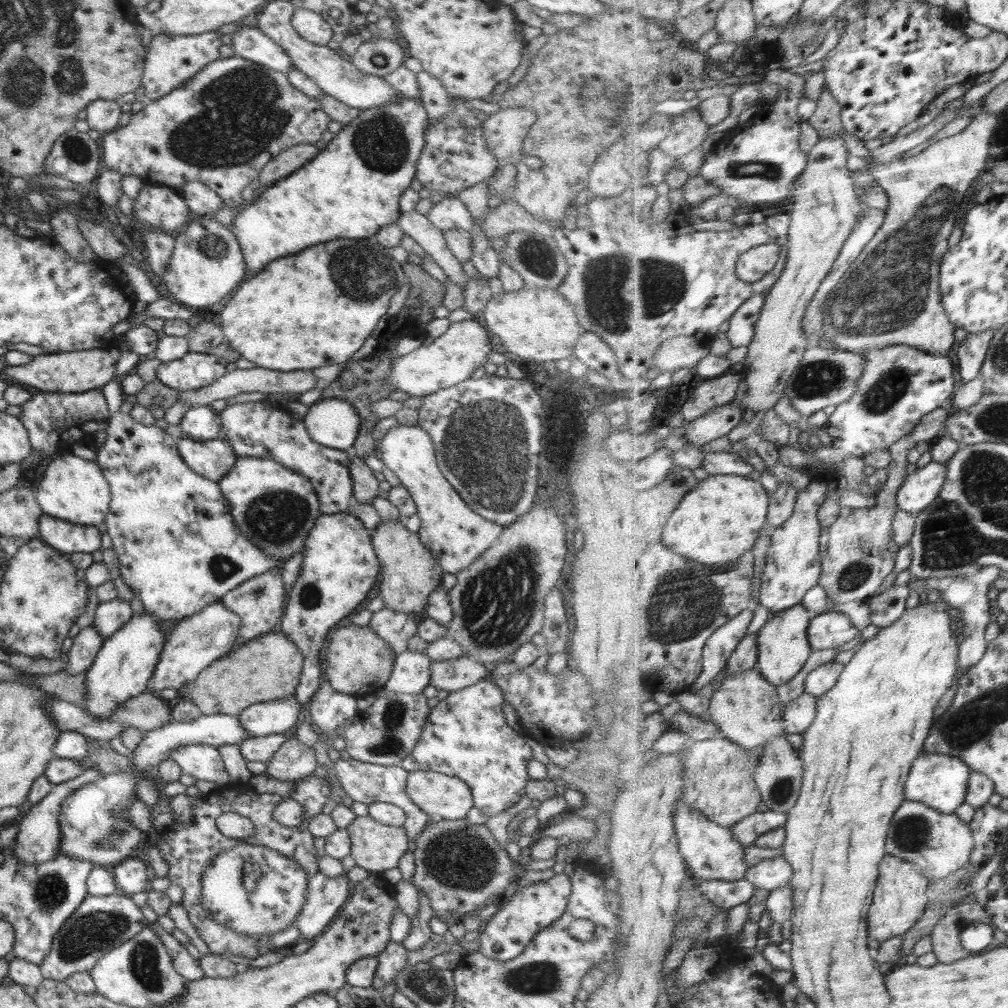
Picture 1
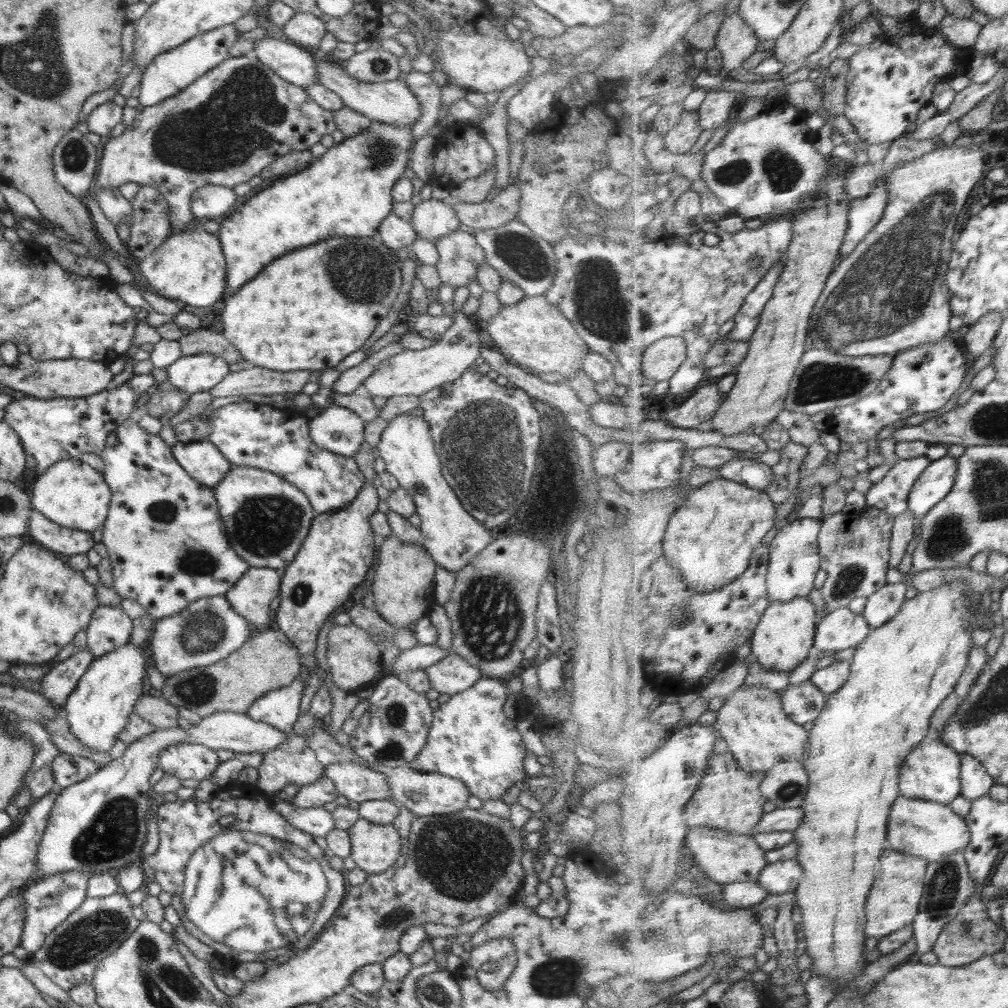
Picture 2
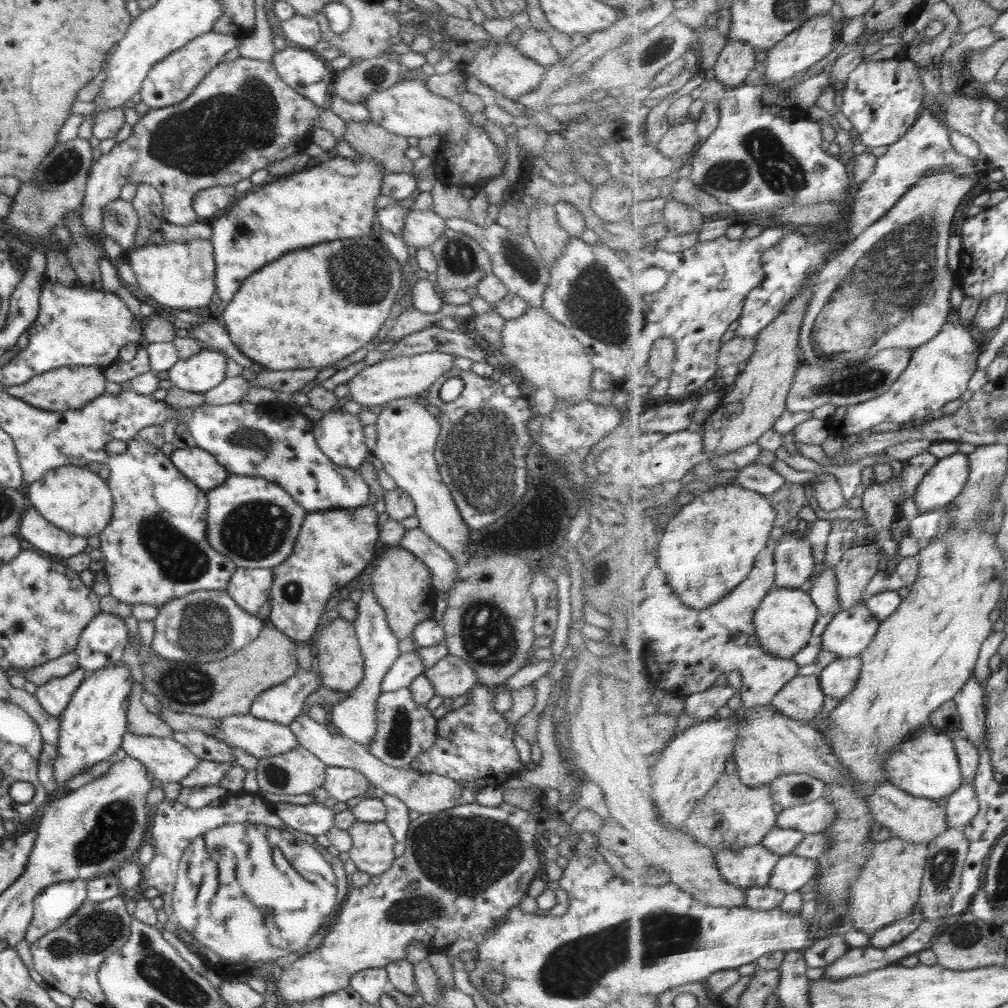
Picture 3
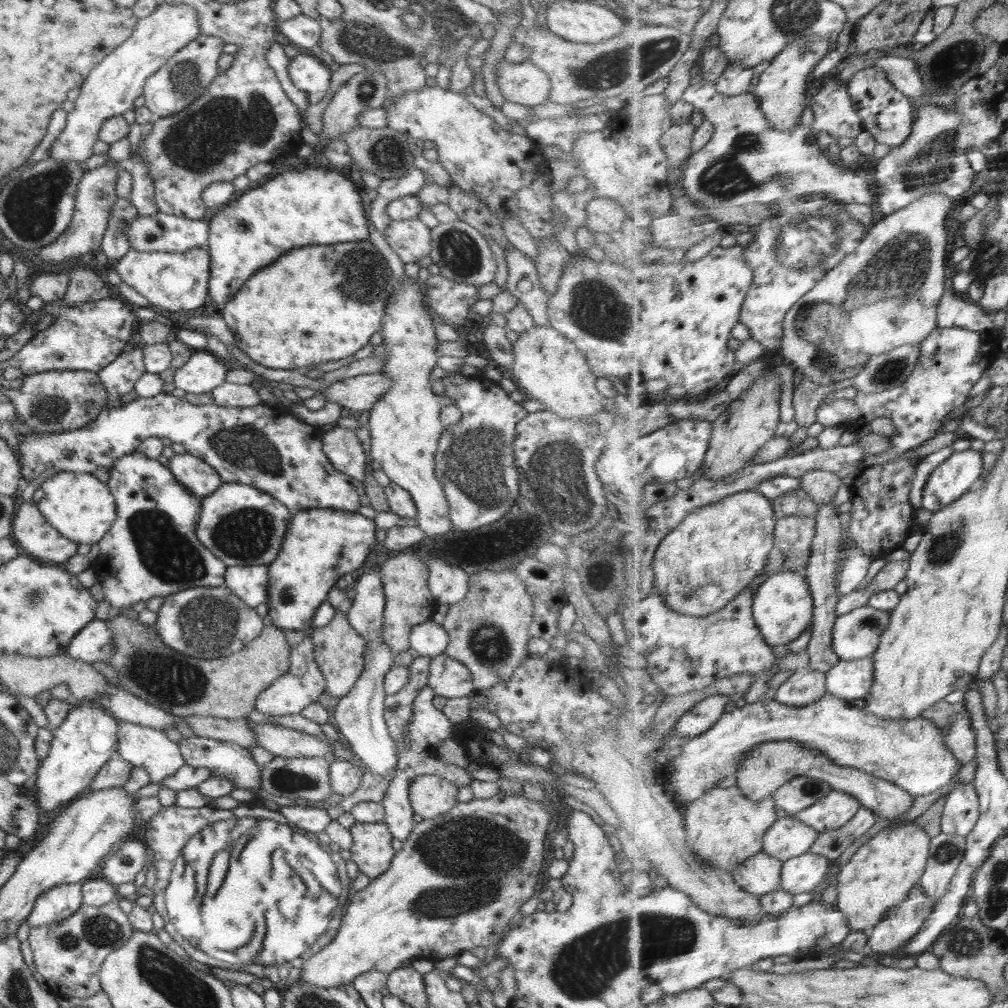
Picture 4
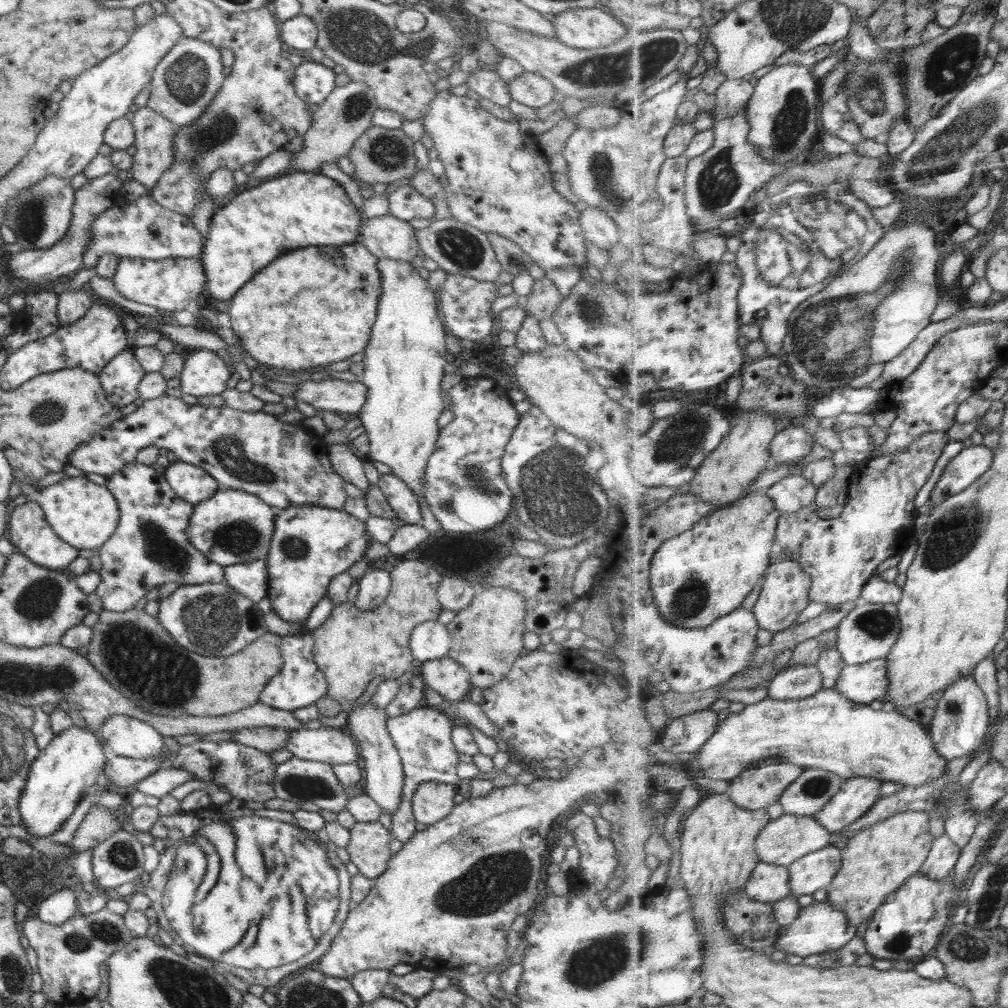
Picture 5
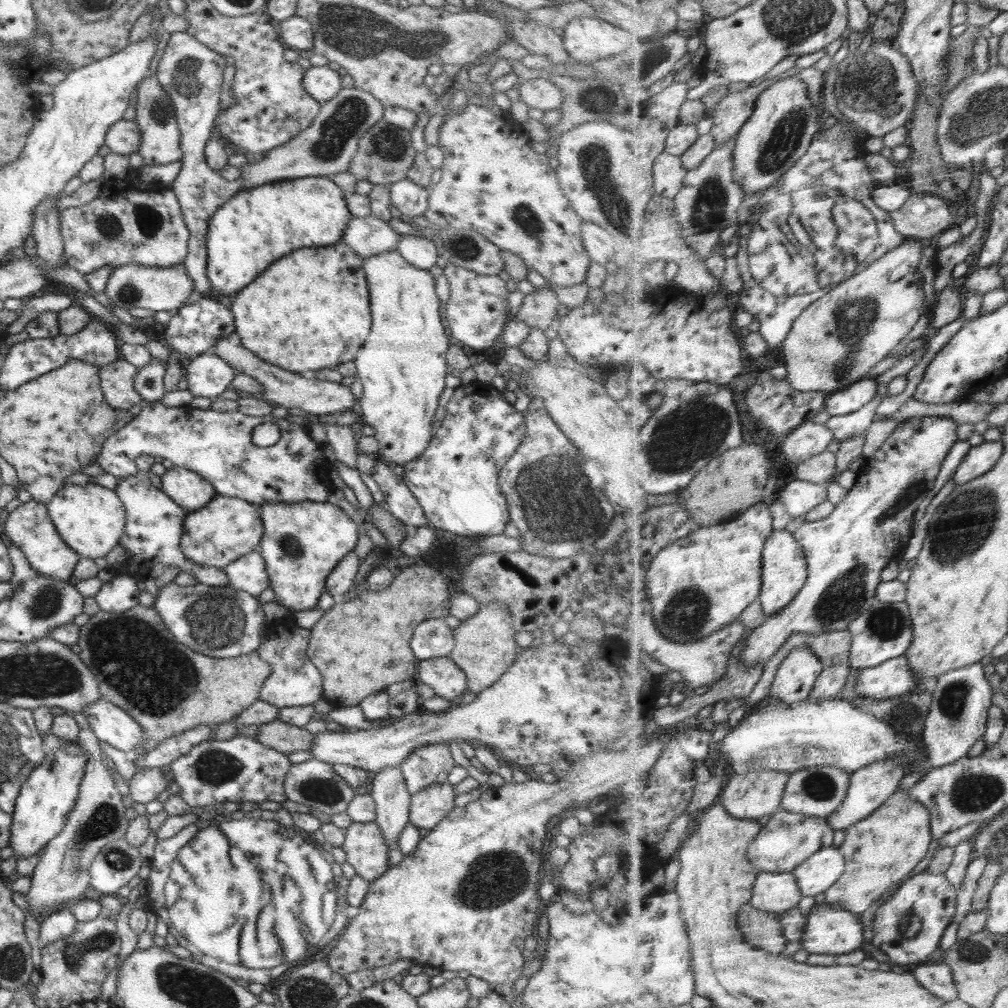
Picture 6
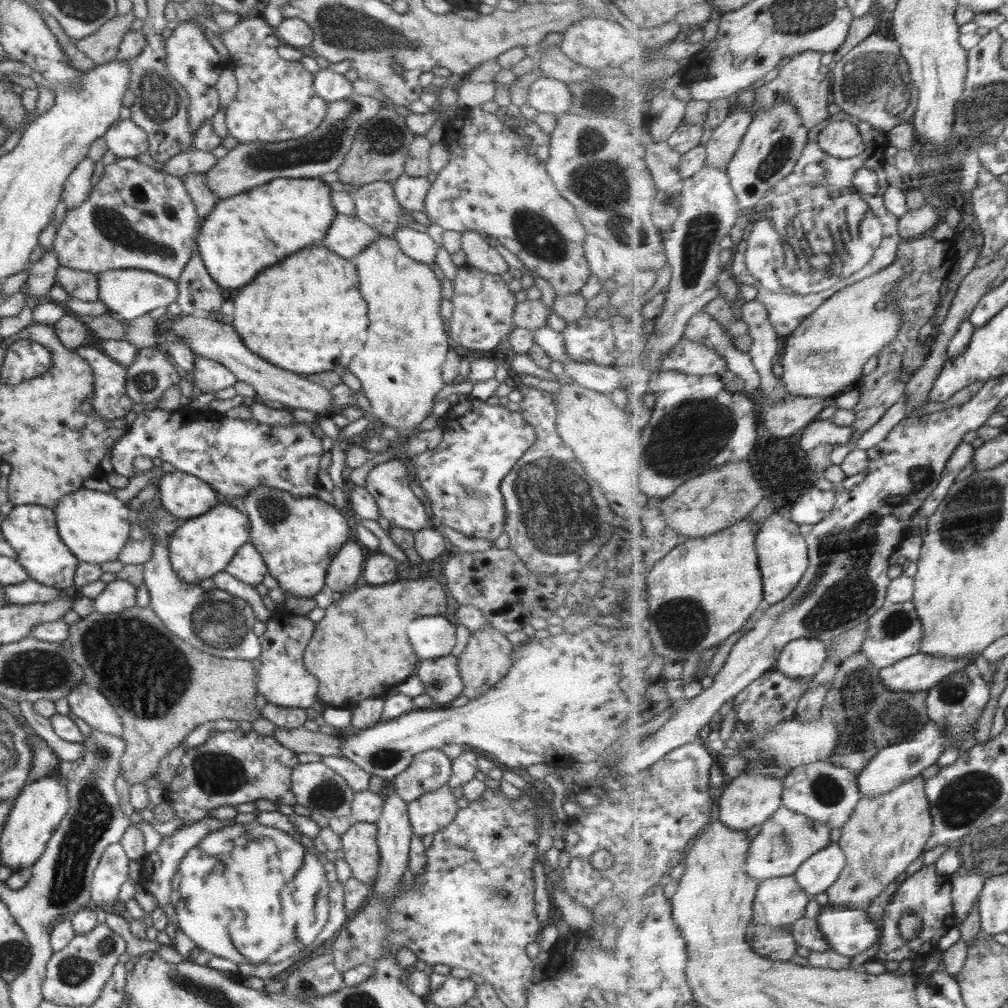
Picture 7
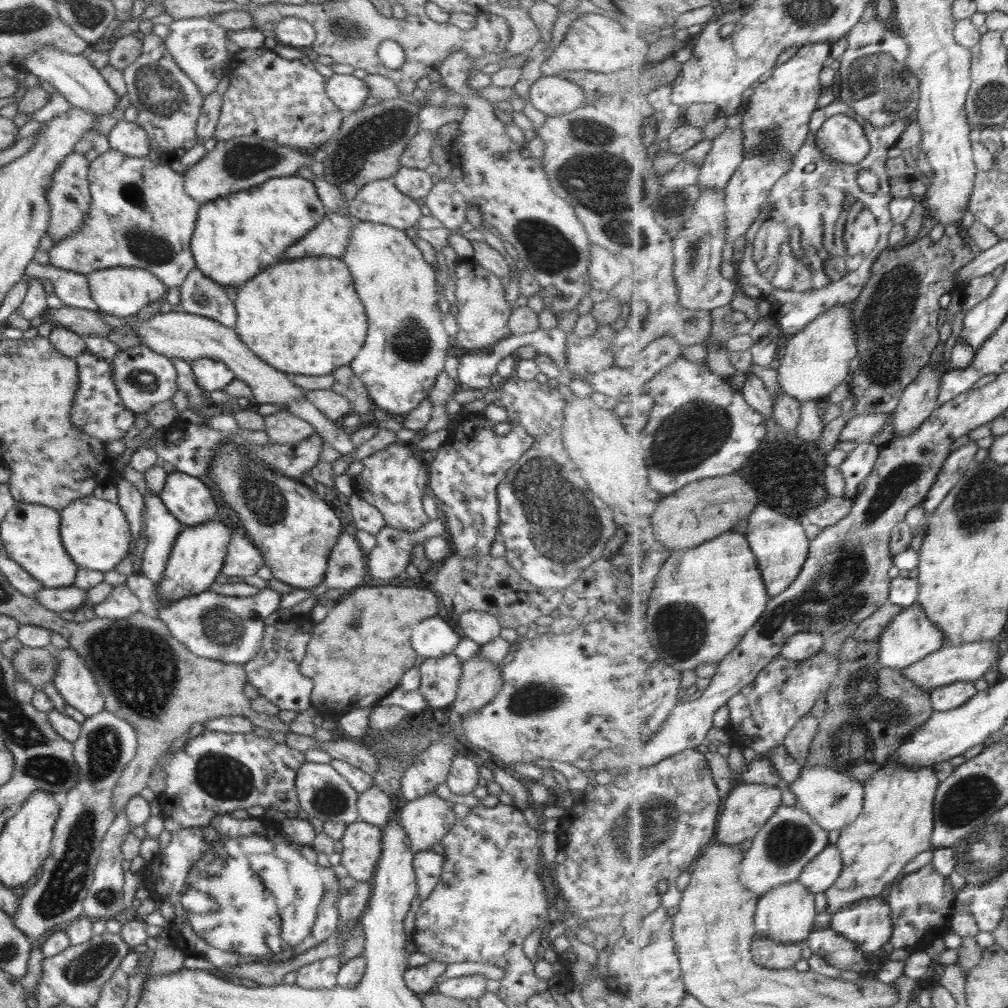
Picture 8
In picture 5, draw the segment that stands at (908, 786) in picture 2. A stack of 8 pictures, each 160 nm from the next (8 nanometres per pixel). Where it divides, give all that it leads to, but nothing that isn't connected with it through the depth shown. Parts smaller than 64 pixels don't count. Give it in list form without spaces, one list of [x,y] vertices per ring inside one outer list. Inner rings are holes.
[[[837,689],[824,690],[806,699],[794,699],[791,701],[776,700],[769,696],[763,701],[746,706],[743,711],[737,713],[731,713],[726,720],[724,720],[720,726],[718,732],[712,736],[711,740],[708,740],[708,744],[702,751],[698,752],[697,761],[700,768],[705,773],[706,777],[712,779],[722,779],[728,782],[738,779],[743,772],[750,770],[758,766],[760,763],[766,763],[768,760],[780,759],[790,763],[799,764],[803,767],[811,769],[812,767],[820,767],[832,772],[836,772],[840,776],[847,779],[854,778],[856,776],[875,776],[880,780],[900,782],[907,785],[922,786],[924,784],[930,784],[933,780],[942,778],[948,772],[948,760],[943,758],[939,750],[936,749],[935,741],[932,738],[933,734],[931,729],[924,726],[921,722],[912,720],[909,716],[902,714],[898,710],[892,708],[883,708],[880,710],[874,710],[872,706],[866,703],[859,703],[851,698],[848,698],[844,693],[840,693]]]

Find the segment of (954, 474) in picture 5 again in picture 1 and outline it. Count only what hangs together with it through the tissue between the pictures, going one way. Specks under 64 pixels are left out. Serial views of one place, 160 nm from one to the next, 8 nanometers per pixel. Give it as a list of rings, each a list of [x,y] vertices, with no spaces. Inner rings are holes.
[[[932,461],[915,472],[897,494],[899,505],[906,512],[921,513],[940,496],[948,480],[947,463]]]

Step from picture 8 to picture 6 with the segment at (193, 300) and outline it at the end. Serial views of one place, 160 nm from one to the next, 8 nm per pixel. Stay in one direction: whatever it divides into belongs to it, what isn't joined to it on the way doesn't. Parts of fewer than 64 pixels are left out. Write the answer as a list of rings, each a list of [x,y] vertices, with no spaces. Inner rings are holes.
[[[187,31],[174,32],[166,42],[163,51],[157,57],[156,78],[167,90],[171,98],[174,116],[181,133],[180,146],[183,155],[182,170],[172,184],[172,191],[178,198],[184,222],[189,230],[188,253],[183,261],[186,274],[192,279],[195,297],[200,298],[211,282],[207,277],[207,234],[208,221],[228,200],[246,189],[244,179],[224,179],[219,173],[210,169],[205,162],[204,149],[212,139],[212,127],[221,110],[221,88],[223,72],[227,67],[225,55],[214,52],[207,45],[202,44]]]

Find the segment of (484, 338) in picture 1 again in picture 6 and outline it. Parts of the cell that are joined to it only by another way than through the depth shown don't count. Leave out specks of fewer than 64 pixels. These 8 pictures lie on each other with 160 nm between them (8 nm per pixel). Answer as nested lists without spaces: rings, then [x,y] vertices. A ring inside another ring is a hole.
[[[223,336],[216,341],[213,354],[220,356],[234,370],[242,374],[248,374],[255,378],[262,386],[264,391],[262,397],[271,405],[279,405],[285,409],[299,408],[310,414],[324,416],[326,414],[338,415],[344,411],[357,409],[358,402],[352,395],[349,387],[341,383],[333,383],[327,380],[318,380],[312,374],[301,374],[290,372],[280,368],[275,364],[270,364],[265,360],[258,358],[253,352],[244,348],[241,344],[231,344],[228,341],[229,336]]]

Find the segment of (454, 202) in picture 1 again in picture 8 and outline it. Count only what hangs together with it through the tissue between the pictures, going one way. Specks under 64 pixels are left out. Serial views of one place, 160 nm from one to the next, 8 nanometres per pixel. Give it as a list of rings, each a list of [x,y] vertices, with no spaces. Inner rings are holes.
[[[325,211],[324,218],[302,240],[286,249],[282,260],[311,256],[342,259],[352,227],[357,220],[346,218],[342,212]]]

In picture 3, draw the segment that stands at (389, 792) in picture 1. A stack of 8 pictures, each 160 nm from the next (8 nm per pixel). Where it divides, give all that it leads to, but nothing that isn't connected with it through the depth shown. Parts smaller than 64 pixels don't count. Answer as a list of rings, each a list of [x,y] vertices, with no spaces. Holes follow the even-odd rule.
[[[326,767],[325,781],[322,787],[329,796],[340,802],[346,802],[356,796],[364,796],[368,790],[369,780],[351,768]]]

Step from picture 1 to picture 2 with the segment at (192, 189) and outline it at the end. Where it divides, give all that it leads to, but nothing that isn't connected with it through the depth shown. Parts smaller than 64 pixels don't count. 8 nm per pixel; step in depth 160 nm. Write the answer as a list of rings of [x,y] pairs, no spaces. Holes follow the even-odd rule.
[[[208,184],[192,194],[190,211],[194,217],[221,219],[236,207],[237,201],[237,195],[232,189]]]

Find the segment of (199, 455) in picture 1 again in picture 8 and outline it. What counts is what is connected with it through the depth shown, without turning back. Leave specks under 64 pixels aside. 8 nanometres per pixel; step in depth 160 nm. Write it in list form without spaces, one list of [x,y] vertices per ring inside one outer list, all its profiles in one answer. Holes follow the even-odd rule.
[[[175,470],[167,475],[159,497],[168,512],[184,526],[216,519],[216,502],[208,484],[198,477]]]

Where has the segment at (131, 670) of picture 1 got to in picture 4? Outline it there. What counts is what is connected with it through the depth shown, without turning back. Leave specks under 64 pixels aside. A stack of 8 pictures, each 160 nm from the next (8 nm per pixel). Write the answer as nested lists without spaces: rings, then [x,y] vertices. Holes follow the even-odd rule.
[[[78,700],[75,708],[68,711],[63,723],[52,728],[53,740],[48,755],[37,768],[35,797],[41,814],[66,806],[71,800],[89,792],[93,776],[117,754],[118,723],[104,707],[94,701]]]

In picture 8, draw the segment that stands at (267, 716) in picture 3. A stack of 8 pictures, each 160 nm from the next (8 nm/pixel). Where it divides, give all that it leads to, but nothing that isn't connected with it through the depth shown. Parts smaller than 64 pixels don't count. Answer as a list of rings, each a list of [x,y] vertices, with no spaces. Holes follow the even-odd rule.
[[[274,623],[265,626],[263,644],[259,654],[242,666],[247,676],[247,682],[258,690],[259,694],[267,698],[281,710],[307,711],[311,706],[312,680],[300,673],[300,664],[306,655],[308,642],[312,632],[300,632],[292,624]]]

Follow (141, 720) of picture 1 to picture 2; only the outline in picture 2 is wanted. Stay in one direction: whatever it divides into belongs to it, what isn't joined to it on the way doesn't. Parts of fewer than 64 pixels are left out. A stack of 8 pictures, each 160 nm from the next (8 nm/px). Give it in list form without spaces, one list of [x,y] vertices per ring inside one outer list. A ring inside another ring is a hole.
[[[142,695],[133,712],[158,729],[171,729],[179,726],[177,708],[161,697]]]

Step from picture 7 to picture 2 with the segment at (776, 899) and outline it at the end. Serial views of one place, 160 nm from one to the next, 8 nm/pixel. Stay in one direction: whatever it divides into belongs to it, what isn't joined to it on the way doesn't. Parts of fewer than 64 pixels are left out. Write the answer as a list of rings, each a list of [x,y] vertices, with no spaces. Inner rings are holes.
[[[692,827],[686,840],[686,852],[695,856],[699,867],[716,882],[739,883],[758,881],[762,871],[770,864],[768,850],[762,848],[752,835],[741,835],[714,827]]]

